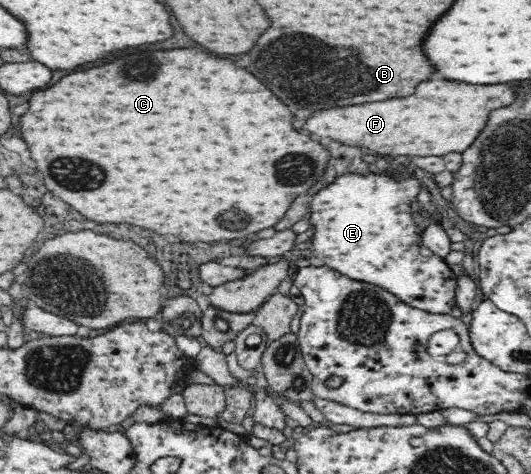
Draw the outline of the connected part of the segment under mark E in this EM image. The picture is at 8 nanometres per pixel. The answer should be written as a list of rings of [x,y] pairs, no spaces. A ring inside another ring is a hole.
[[[372,167],[368,175],[344,173],[334,183],[318,190],[311,201],[310,224],[314,226],[313,256],[350,279],[371,283],[396,296],[410,307],[432,314],[450,314],[455,303],[456,274],[440,256],[432,253],[422,241],[412,219],[410,202],[421,192],[420,181],[411,170],[380,172]]]

